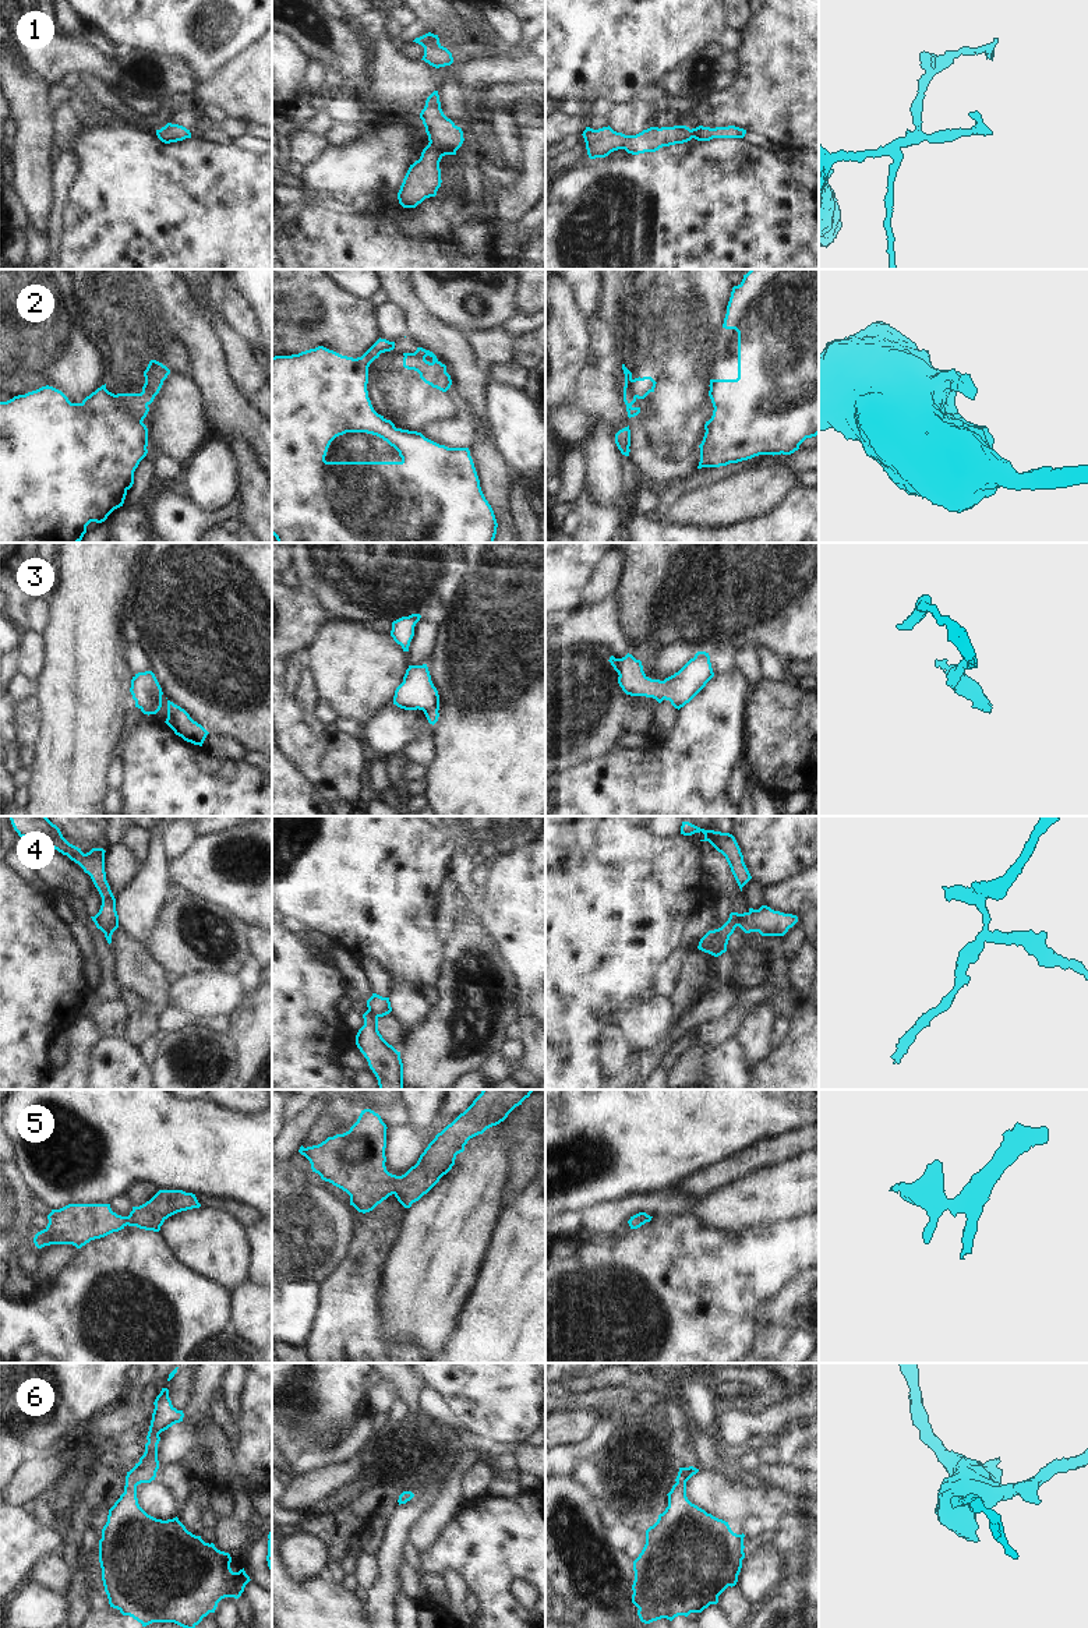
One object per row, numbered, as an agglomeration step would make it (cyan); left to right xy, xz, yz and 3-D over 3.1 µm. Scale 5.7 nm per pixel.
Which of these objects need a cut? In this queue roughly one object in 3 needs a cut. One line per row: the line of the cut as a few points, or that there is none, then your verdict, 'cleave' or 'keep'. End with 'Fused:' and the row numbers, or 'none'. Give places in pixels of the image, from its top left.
1: cut none; keep
2: cut yz (624, 391), (631, 391), (636, 396); cleave
3: cut none; keep
4: cut yz (741, 914), (738, 925); cleave
5: cut none; keep
6: cut none; keep
Fused: 2, 4

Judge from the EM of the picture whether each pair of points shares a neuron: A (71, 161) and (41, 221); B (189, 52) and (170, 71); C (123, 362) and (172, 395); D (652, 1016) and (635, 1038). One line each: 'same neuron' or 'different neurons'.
A: different neurons
B: different neurons
C: different neurons
D: same neuron

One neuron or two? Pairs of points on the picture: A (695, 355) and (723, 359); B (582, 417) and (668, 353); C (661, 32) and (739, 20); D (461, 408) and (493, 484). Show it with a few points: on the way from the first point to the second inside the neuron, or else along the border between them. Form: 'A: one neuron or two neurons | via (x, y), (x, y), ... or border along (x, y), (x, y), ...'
A: two neurons | border along (713, 357), (705, 371)
B: two neurons | border along (613, 374), (624, 391)
C: two neurons | border along (724, 14), (728, 27)
D: two neurons | border along (473, 419), (477, 441), (469, 449)

